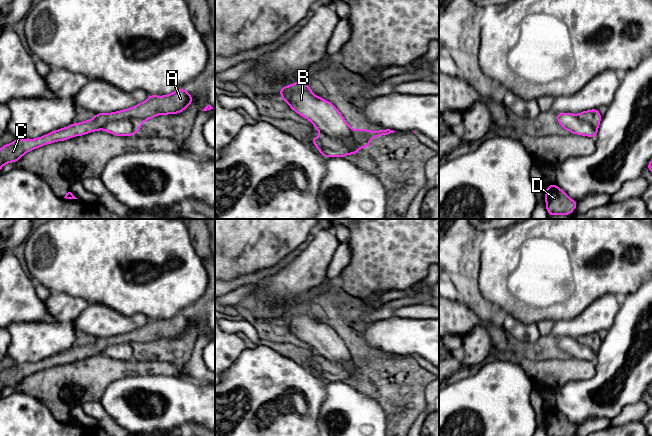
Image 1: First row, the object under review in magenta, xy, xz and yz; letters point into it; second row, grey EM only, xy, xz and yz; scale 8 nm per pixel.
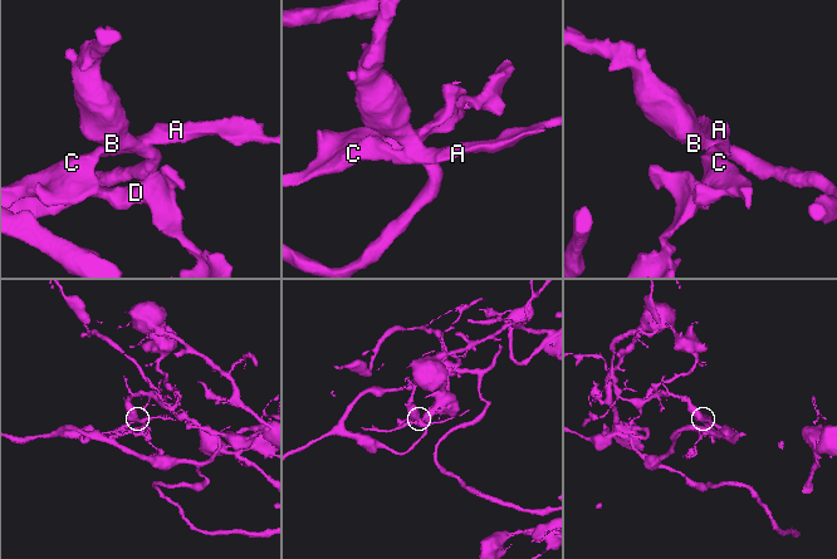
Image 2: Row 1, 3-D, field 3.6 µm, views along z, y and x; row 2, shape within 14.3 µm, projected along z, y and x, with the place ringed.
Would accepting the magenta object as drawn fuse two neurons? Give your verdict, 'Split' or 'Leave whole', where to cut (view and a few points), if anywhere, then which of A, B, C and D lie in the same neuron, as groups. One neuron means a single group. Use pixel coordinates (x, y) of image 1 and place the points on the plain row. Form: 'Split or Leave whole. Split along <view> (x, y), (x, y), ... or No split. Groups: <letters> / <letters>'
Split. Split along xy (139, 348), (129, 343), (116, 343), (108, 345), (102, 352). Groups: A C D / B

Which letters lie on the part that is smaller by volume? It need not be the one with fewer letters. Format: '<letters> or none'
A, C, D

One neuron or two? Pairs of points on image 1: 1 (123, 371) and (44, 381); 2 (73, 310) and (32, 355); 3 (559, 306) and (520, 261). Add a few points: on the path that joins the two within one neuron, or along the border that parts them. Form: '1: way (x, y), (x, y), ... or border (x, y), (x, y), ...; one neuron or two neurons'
1: way (103, 371), (96, 372), (86, 380), (64, 381); one neuron
2: way (62, 321), (62, 324), (42, 344); one neuron
3: way (554, 295), (531, 272); one neuron

